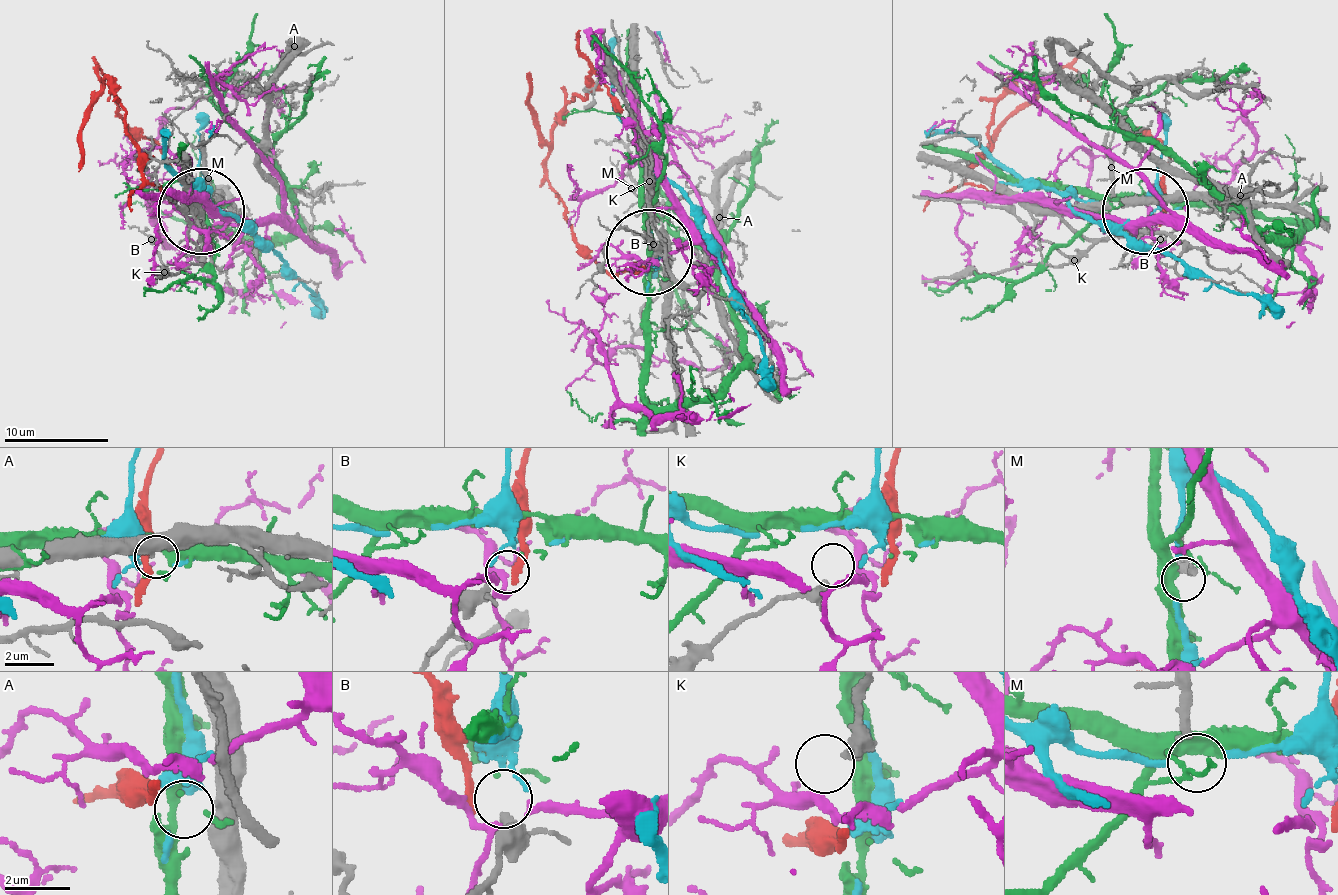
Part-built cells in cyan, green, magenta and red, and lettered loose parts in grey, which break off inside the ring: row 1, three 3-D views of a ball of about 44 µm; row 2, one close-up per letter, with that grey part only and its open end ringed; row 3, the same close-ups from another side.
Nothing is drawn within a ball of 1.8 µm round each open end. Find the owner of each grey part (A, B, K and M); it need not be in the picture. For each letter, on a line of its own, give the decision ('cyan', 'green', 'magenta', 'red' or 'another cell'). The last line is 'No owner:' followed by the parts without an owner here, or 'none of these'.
A: another cell
B: green
K: another cell
M: another cell
No owner: A, K, M

